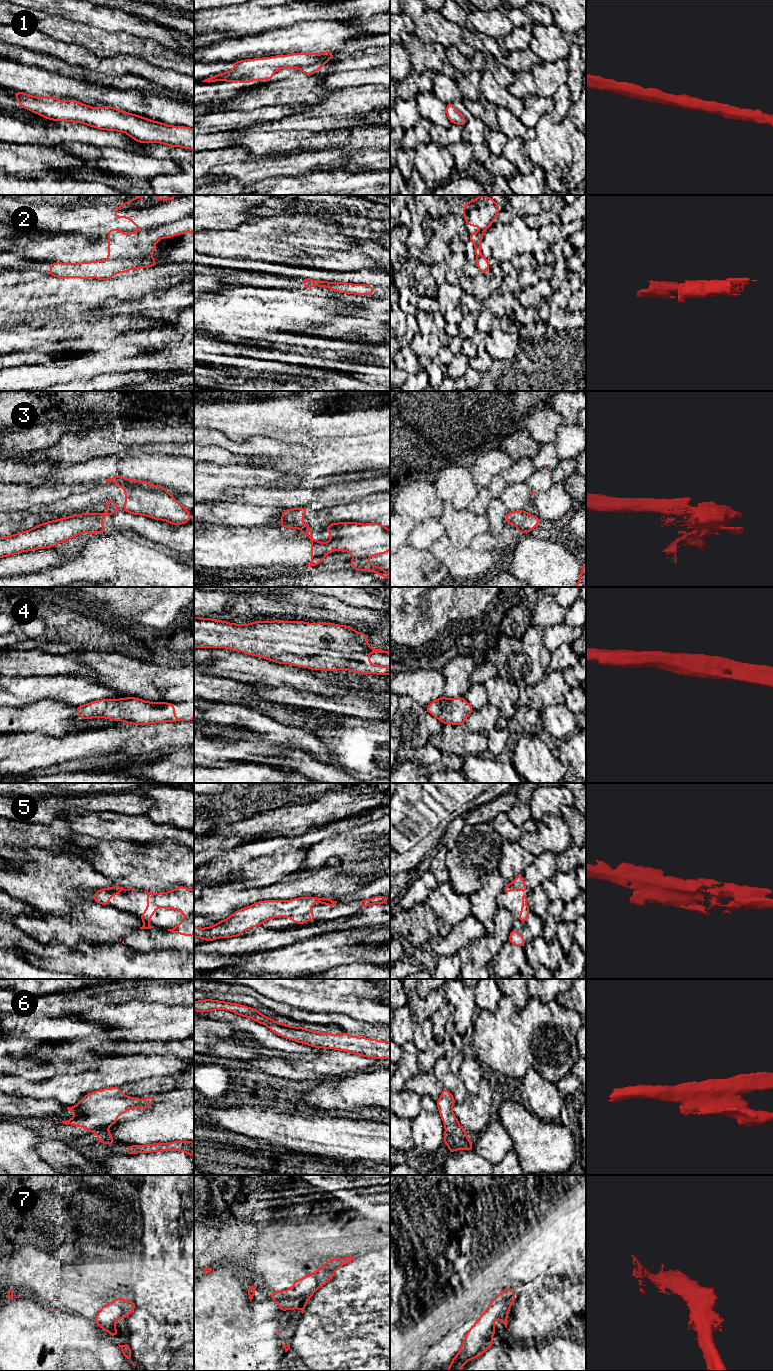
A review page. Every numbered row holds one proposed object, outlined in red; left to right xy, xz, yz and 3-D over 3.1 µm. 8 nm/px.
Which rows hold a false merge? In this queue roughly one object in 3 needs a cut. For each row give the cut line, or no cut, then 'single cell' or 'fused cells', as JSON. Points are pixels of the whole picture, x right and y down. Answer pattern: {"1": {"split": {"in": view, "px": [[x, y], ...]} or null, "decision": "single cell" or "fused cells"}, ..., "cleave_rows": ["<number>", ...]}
{"1": {"split": null, "decision": "single cell"}, "2": {"split": {"in": "xy", "px": [[150, 254], [108, 260]]}, "decision": "fused cells"}, "3": {"split": {"in": "xz", "px": [[304, 524], [300, 528]]}, "decision": "fused cells"}, "4": {"split": null, "decision": "single cell"}, "5": {"split": null, "decision": "single cell"}, "6": {"split": null, "decision": "single cell"}, "7": {"split": null, "decision": "single cell"}, "cleave_rows": ["2", "3"]}

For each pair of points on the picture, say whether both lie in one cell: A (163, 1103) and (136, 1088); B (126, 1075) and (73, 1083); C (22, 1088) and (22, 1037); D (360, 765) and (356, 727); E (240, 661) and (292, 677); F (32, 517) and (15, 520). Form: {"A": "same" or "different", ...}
{"A": "different", "B": "same", "C": "different", "D": "same", "E": "same", "F": "same"}

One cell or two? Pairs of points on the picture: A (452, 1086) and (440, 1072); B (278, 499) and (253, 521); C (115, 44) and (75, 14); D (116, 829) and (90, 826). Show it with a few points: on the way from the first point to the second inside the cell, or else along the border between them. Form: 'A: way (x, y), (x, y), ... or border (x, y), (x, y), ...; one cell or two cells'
A: way (451, 1083), (443, 1075); one cell
B: border (246, 504), (286, 508); two cells
C: border (66, 18), (97, 26), (111, 32); two cells
D: way (110, 827), (96, 826); one cell

